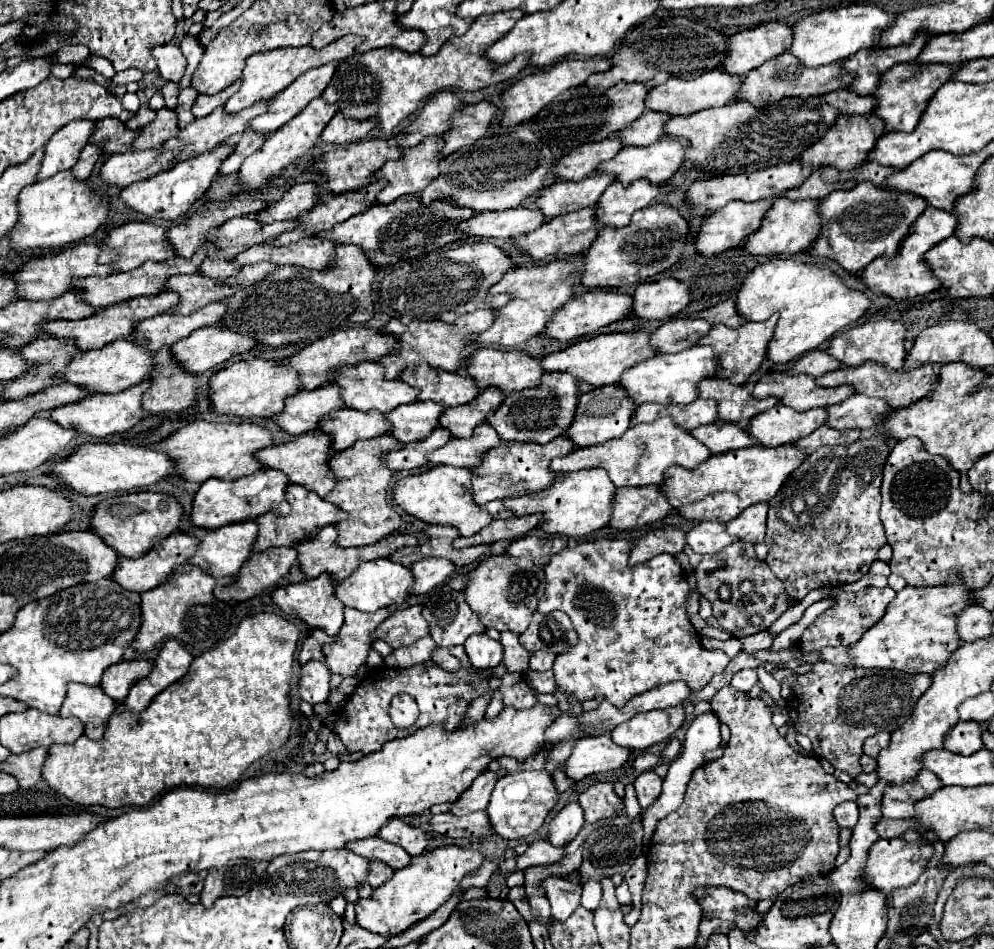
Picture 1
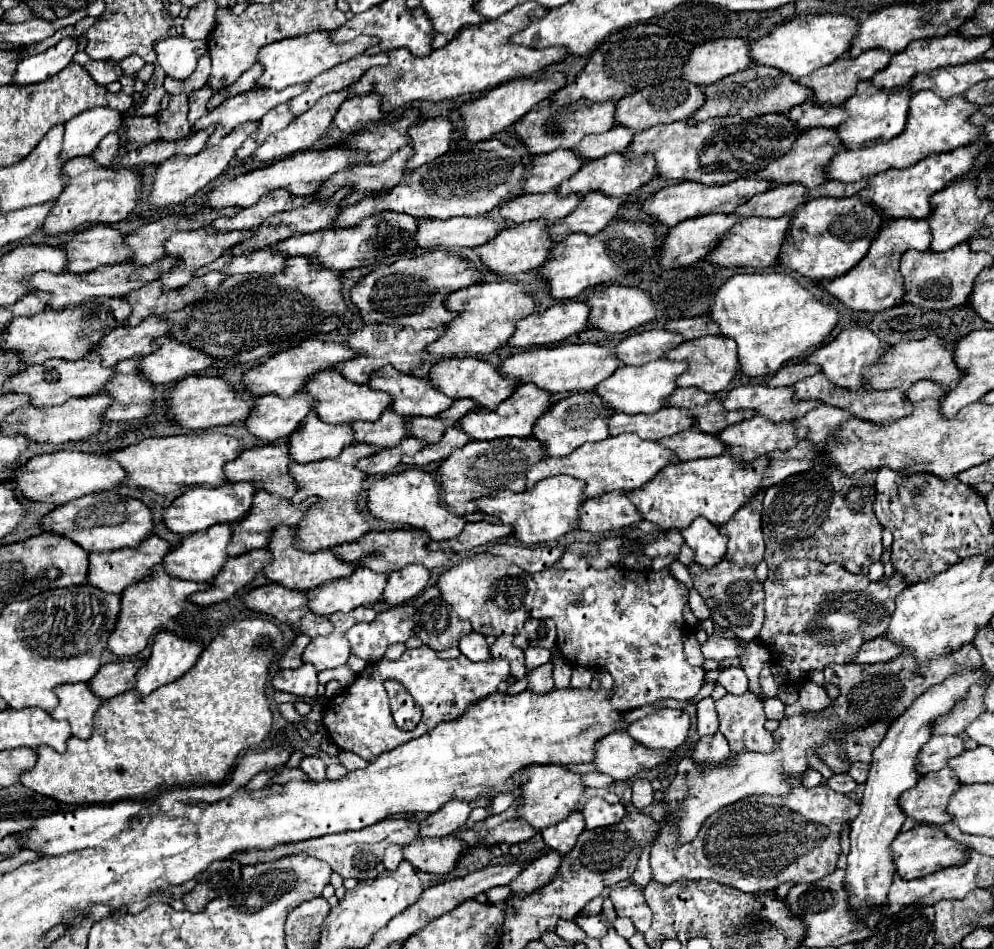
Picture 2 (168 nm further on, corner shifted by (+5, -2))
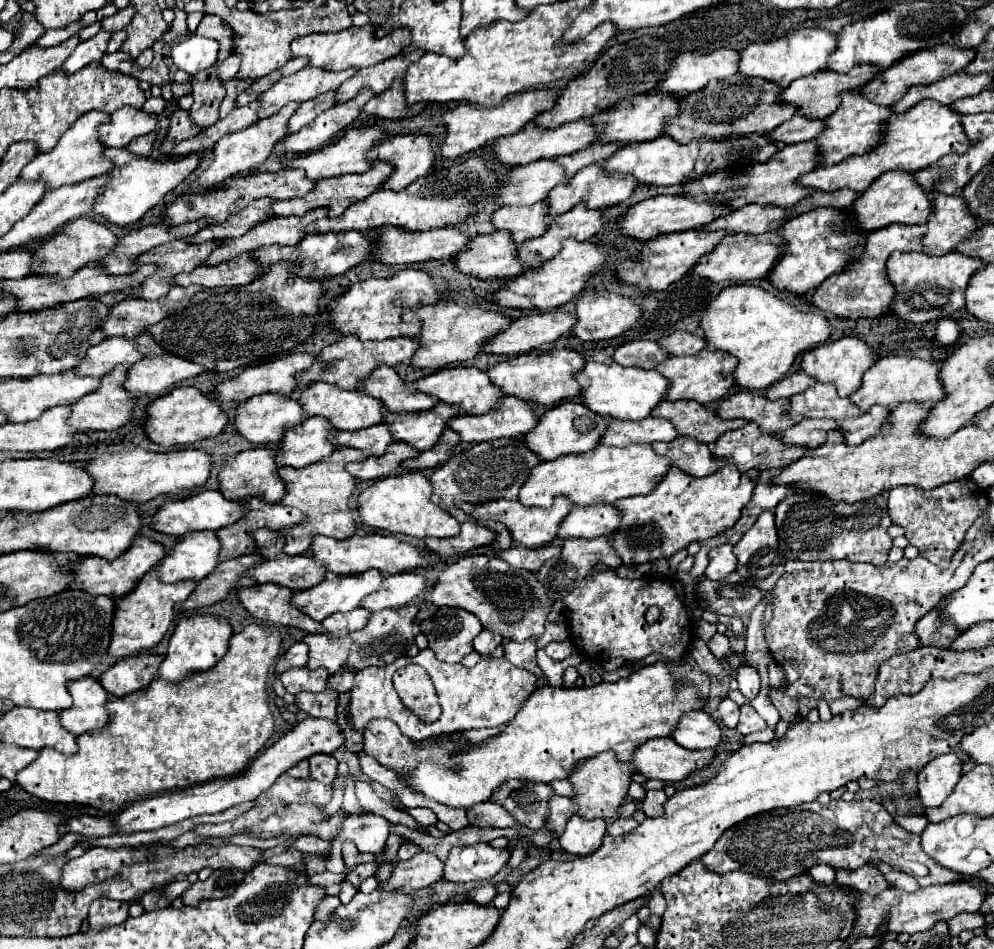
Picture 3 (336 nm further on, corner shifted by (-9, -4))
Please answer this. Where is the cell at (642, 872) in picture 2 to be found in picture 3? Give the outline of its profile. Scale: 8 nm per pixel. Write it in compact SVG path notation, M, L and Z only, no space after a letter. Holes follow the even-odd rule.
M657 890L657 892L653 892L653 896L651 896L651 900L649 900L647 908L649 908L657 918L661 918L661 916L663 916L663 912L665 912L667 904L665 904L665 898L661 896L661 892L659 892L659 890Z

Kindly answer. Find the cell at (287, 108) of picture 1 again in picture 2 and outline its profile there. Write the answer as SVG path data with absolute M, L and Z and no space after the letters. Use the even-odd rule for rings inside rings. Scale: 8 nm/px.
M383 52L375 54L375 56L359 54L357 58L351 58L349 62L341 62L341 66L333 66L333 68L321 72L317 78L313 78L307 84L303 94L291 98L287 104L295 116L301 116L321 96L331 94L331 92L339 92L339 90L351 86L353 82L357 82L361 78L361 74L365 70L369 70L371 66L383 66L383 64L387 64L387 54L383 54Z

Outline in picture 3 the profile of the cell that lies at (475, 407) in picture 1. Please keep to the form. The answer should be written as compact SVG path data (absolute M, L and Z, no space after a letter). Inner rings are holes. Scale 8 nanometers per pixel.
M439 402L431 410L413 414L391 414L383 408L383 424L389 426L395 442L407 442L419 452L433 448L445 430L449 418L457 416L457 408Z

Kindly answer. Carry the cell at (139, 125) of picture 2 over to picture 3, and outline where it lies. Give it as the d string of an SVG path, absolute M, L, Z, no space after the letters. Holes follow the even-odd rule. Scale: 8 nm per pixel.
M177 108L177 110L173 112L173 116L171 116L169 134L167 134L167 138L165 138L163 146L161 146L161 152L167 152L167 154L169 154L177 142L187 140L187 138L193 138L193 136L197 136L199 132L201 132L201 128L191 122L189 112Z

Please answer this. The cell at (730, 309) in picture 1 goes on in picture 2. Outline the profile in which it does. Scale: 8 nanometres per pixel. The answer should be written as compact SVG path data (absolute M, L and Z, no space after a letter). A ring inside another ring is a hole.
M709 314L697 316L697 318L679 318L679 320L671 320L667 324L669 330L673 332L681 332L685 340L693 340L693 338L701 338L707 334L719 334L719 326L709 318Z

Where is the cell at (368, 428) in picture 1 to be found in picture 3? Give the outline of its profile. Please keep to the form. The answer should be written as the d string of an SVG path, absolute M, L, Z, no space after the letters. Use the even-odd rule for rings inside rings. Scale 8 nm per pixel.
M321 416L303 420L299 428L291 428L291 432L287 432L287 436L283 436L279 442L279 448L275 452L279 464L303 468L313 462L321 462L335 450L335 446L329 442L331 432L335 430Z

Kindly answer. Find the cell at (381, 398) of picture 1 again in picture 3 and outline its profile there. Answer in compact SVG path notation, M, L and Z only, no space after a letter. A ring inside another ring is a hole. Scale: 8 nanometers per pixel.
M313 382L309 384L301 394L299 394L299 404L303 404L303 412L307 412L307 416L323 416L325 420L331 422L331 426L335 430L361 430L367 426L375 426L381 424L383 414L381 414L381 402L373 400L361 392L355 390L341 390L333 384L327 382Z

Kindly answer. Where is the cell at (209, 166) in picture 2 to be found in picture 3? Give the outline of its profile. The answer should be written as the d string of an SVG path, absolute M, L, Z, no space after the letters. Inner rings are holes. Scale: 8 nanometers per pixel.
M301 102L285 104L277 114L273 114L269 118L263 118L263 120L257 120L249 128L239 130L239 132L231 132L231 136L225 136L223 140L219 140L215 144L215 150L213 150L213 162L211 162L211 166L199 176L197 182L203 188L207 188L207 186L213 186L213 184L221 184L229 176L235 176L235 174L247 172L247 170L255 170L257 166L261 166L269 158L269 154L273 152L275 144L279 144L279 142L285 140L285 136L287 136L287 122L293 116L295 108L299 108L299 104Z

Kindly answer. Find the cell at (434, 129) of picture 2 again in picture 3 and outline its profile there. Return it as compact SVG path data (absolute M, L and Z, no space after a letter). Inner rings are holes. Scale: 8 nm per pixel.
M407 134L387 138L383 140L383 144L379 144L379 148L371 148L371 160L389 162L395 168L395 172L387 176L387 184L383 184L383 188L399 192L409 186L415 178L427 176L431 172L435 152L435 138Z

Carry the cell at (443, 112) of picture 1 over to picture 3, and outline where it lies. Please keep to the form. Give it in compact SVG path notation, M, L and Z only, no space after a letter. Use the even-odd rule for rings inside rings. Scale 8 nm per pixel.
M373 126L373 128L351 128L341 138L337 138L335 142L325 144L323 148L311 152L311 154L293 158L287 168L301 168L301 170L305 170L305 176L309 180L321 180L321 178L343 176L343 174L361 174L361 172L367 172L371 168L371 164L365 160L367 150L371 146L375 146L377 142L381 142L383 138L385 136L383 136L379 126Z

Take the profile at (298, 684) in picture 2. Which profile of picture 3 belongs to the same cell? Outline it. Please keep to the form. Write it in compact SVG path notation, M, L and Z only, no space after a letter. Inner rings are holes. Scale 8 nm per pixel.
M291 668L279 676L289 694L299 692L321 692L327 686L327 670L309 670L309 668Z

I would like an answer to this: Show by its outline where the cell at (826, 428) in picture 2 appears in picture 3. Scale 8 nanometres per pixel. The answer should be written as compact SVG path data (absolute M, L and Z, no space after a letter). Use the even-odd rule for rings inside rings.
M801 420L795 426L791 426L787 432L779 434L781 442L787 446L805 446L805 448L817 448L825 442L827 432L835 430L837 424L833 420Z

